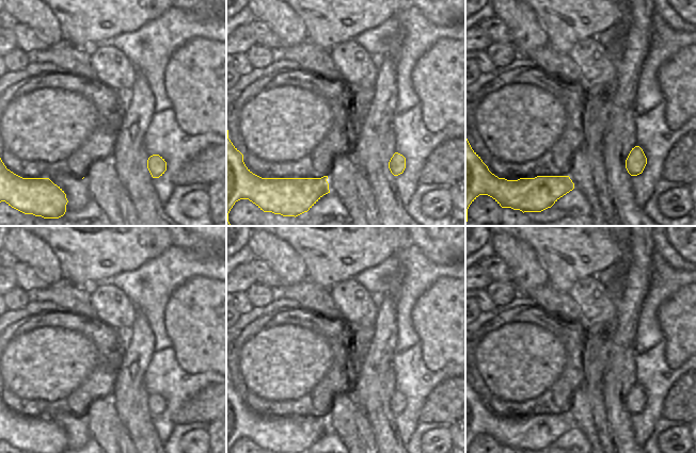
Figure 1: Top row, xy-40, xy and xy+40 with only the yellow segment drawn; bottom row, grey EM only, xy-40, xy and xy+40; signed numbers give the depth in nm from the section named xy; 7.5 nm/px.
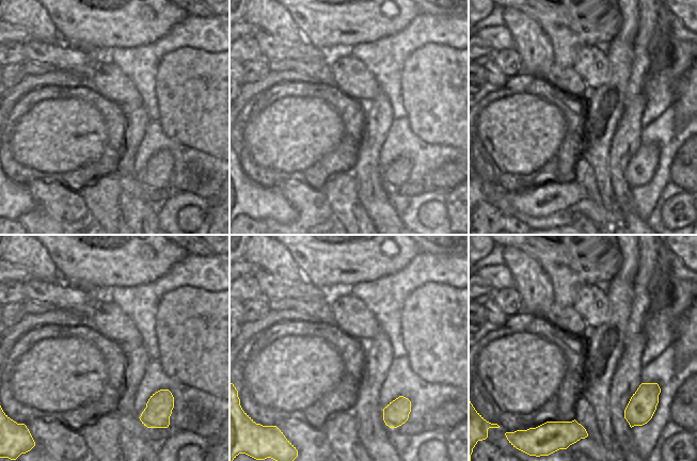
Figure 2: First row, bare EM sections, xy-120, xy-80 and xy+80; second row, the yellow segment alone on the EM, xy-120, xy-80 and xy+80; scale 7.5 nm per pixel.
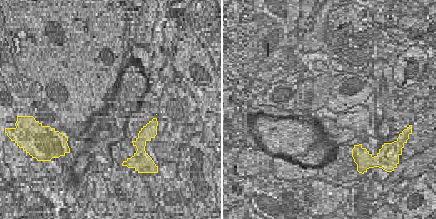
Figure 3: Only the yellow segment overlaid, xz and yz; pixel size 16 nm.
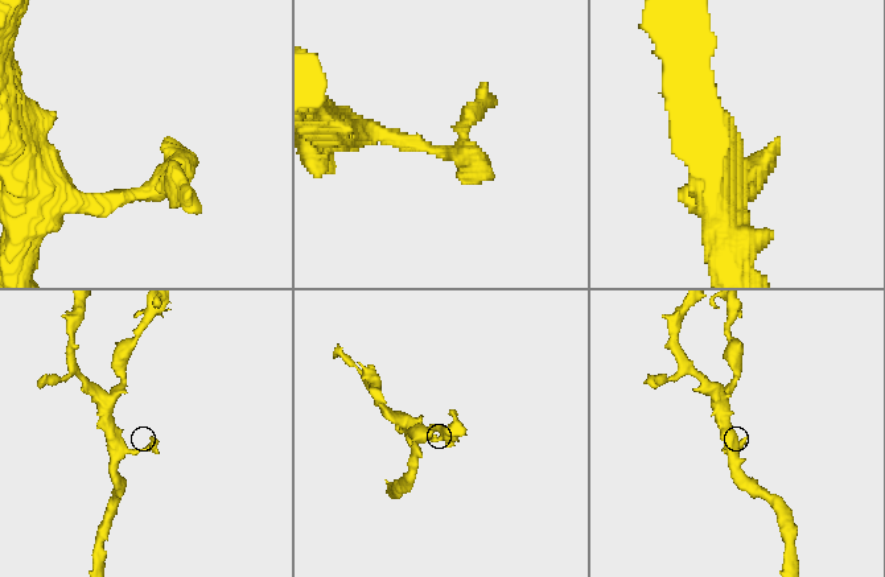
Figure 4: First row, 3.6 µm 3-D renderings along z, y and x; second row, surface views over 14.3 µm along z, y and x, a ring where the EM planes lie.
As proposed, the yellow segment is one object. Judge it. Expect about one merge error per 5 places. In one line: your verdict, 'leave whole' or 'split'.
leave whole

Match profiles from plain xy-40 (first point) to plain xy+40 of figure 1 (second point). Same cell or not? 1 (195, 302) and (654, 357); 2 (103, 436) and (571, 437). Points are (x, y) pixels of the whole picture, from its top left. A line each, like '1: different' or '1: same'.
1: different
2: different

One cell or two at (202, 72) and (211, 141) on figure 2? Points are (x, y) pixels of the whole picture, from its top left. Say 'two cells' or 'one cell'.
one cell

